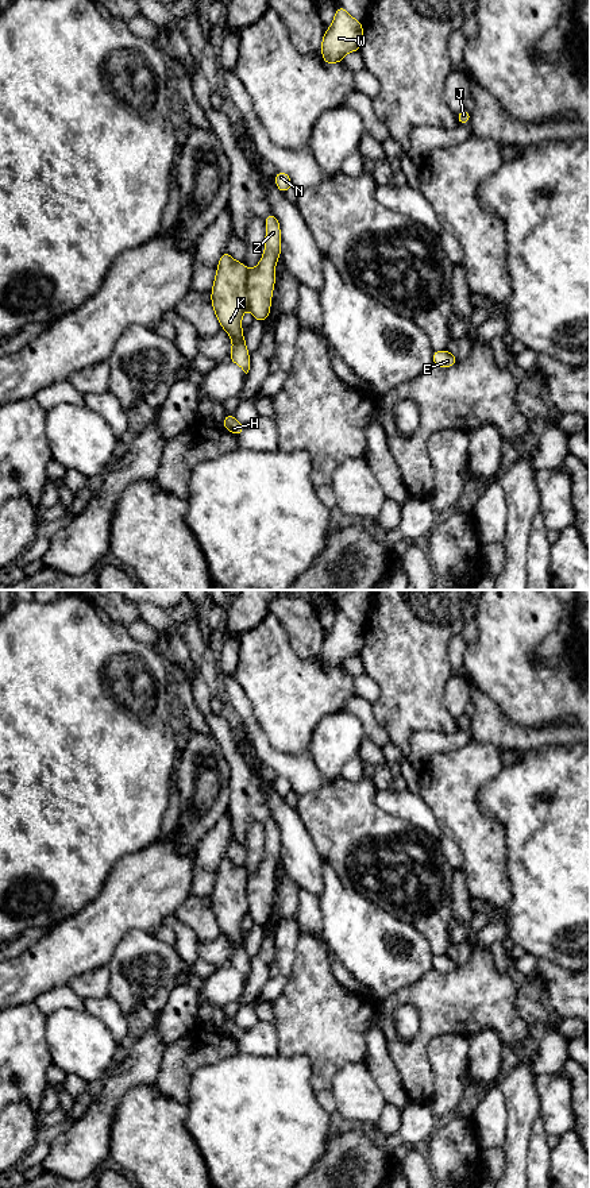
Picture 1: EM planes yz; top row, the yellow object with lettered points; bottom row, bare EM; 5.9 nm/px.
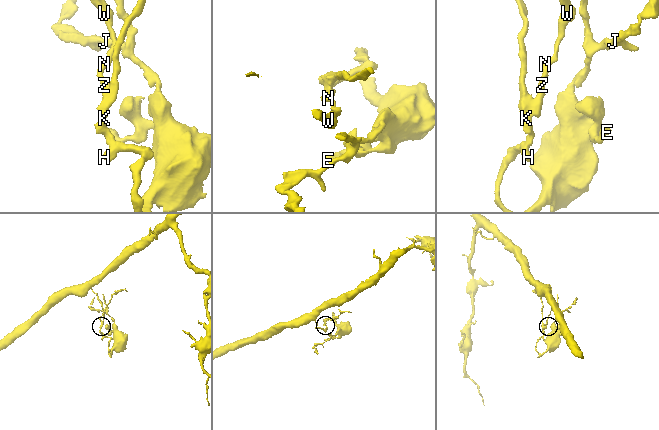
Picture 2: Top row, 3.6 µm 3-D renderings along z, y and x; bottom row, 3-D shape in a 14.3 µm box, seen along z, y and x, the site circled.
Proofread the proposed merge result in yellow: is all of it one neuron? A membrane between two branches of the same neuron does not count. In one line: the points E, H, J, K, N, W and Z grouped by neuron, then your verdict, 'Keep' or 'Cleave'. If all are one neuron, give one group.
Groups: E H J K / N W Z. Cleave

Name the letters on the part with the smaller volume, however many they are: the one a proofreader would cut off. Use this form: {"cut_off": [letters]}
{"cut_off": ["E", "H", "J", "K"]}

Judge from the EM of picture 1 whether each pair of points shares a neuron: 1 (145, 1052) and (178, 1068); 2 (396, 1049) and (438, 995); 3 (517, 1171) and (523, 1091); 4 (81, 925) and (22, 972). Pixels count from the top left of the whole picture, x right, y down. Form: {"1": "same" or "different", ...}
{"1": "different", "2": "same", "3": "same", "4": "same"}

